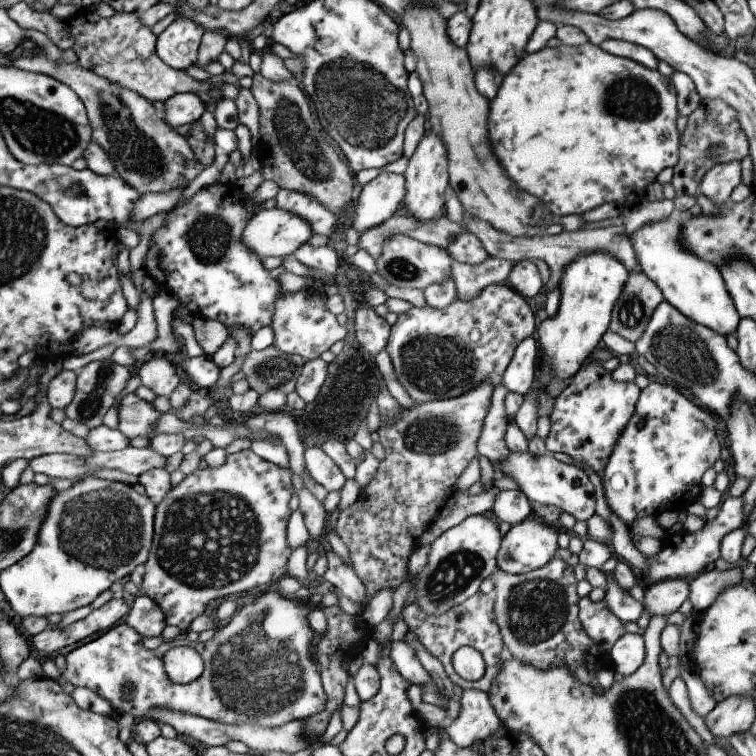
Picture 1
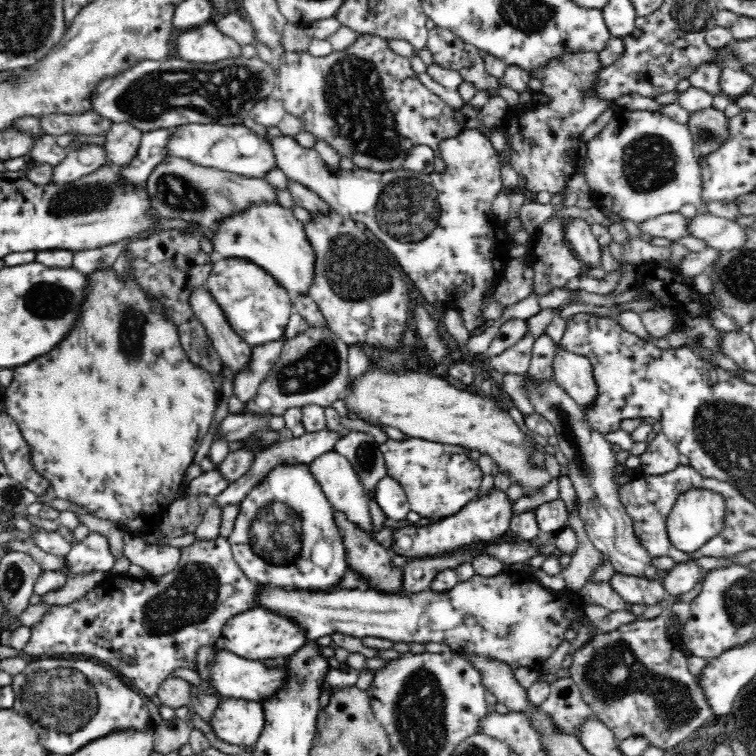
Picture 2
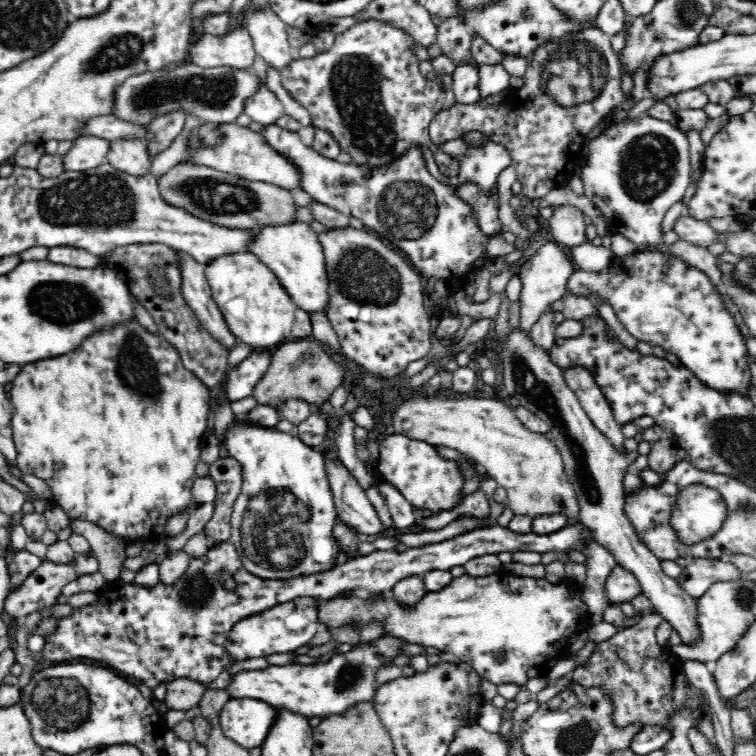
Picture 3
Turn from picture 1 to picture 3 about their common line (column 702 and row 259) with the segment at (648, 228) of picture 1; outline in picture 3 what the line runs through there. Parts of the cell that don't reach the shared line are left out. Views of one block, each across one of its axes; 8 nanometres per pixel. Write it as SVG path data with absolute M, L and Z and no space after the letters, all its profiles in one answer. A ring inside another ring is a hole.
M290 222L290 224L276 224L276 226L264 226L254 230L254 240L250 244L250 250L254 256L258 256L260 262L264 262L278 282L286 288L286 292L292 296L292 302L304 310L304 312L324 312L330 304L328 286L330 280L326 276L326 258L324 248L318 240L318 232L310 228L306 222Z

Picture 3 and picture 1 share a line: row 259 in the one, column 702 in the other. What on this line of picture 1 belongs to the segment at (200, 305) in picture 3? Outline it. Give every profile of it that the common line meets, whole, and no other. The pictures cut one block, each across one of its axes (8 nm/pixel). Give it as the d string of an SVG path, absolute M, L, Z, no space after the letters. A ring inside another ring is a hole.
M741 162L715 164L701 178L699 194L715 200L715 204L725 204L731 190L741 182L741 172Z

